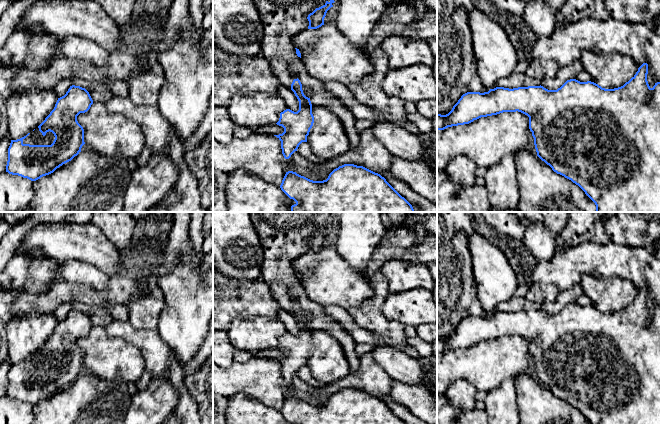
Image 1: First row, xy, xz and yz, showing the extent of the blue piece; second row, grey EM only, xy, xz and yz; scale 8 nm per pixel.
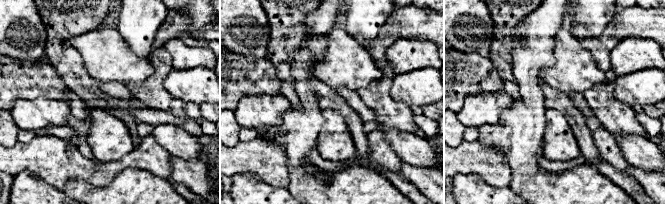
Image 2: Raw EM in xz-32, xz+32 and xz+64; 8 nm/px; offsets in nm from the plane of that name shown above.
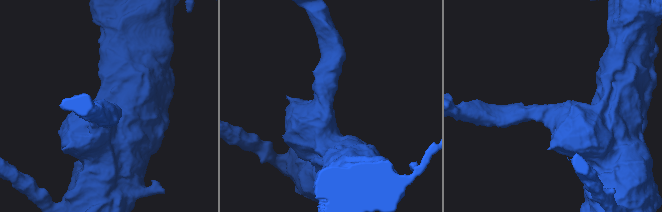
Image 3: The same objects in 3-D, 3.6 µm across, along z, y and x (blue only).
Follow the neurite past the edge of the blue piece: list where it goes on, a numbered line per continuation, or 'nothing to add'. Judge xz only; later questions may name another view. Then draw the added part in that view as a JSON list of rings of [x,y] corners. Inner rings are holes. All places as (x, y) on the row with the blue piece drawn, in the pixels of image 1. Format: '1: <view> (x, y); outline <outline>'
nothing to add

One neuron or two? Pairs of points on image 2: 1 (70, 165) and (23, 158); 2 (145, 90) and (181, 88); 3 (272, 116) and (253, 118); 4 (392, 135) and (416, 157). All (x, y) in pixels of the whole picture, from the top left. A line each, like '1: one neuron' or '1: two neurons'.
1: one neuron
2: two neurons
3: one neuron
4: one neuron

